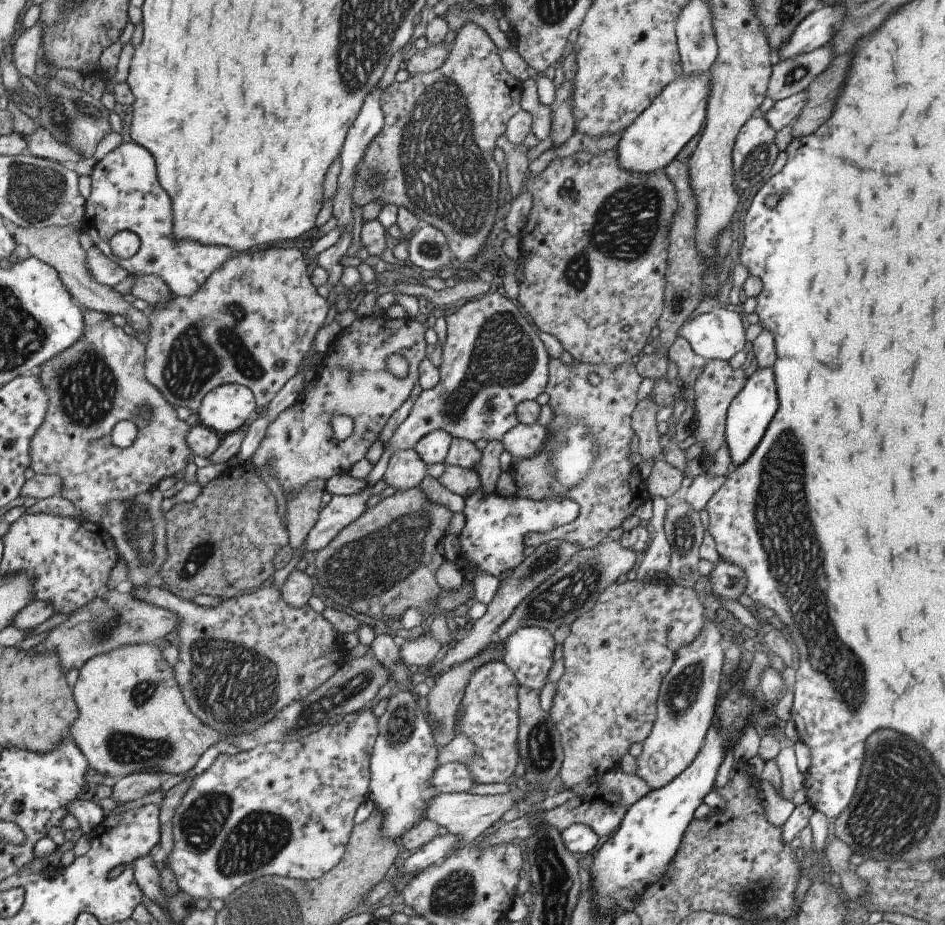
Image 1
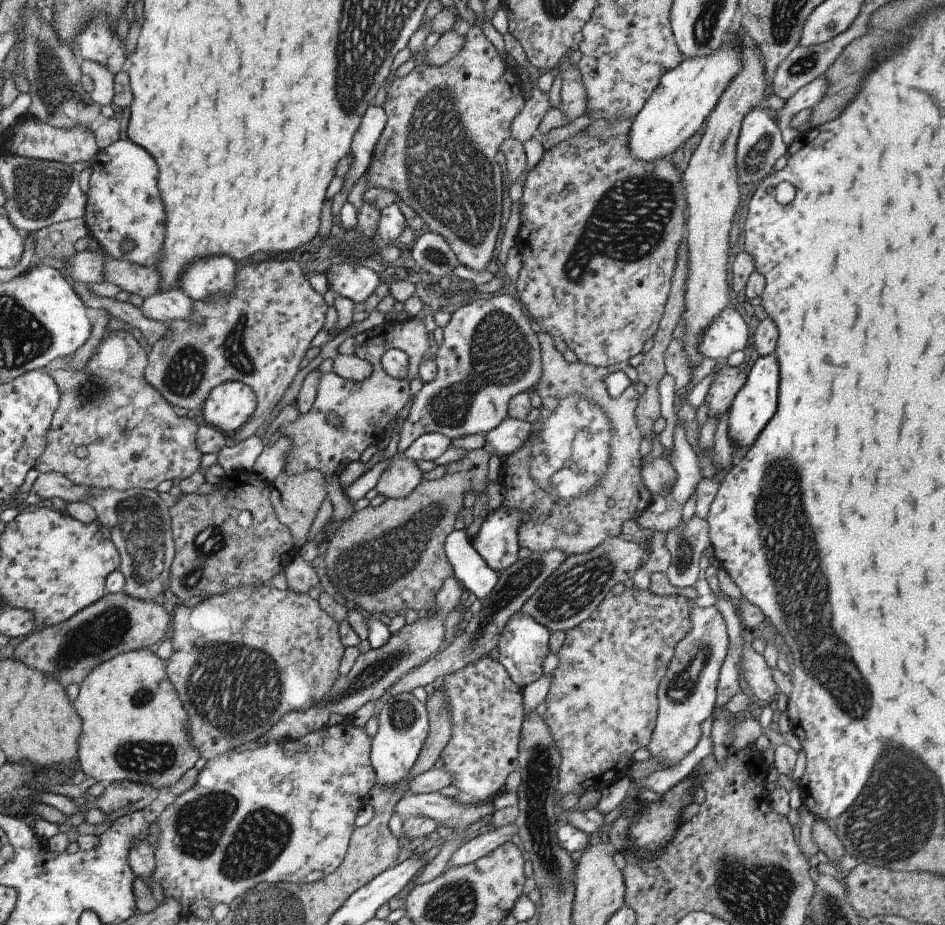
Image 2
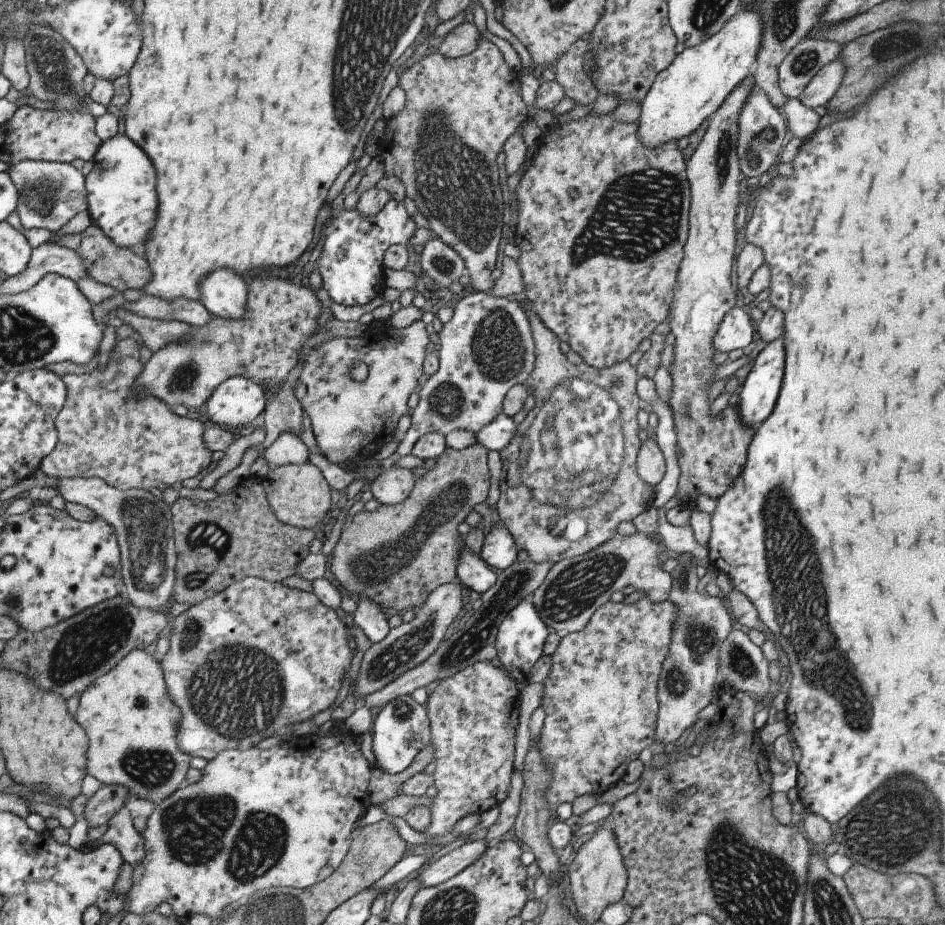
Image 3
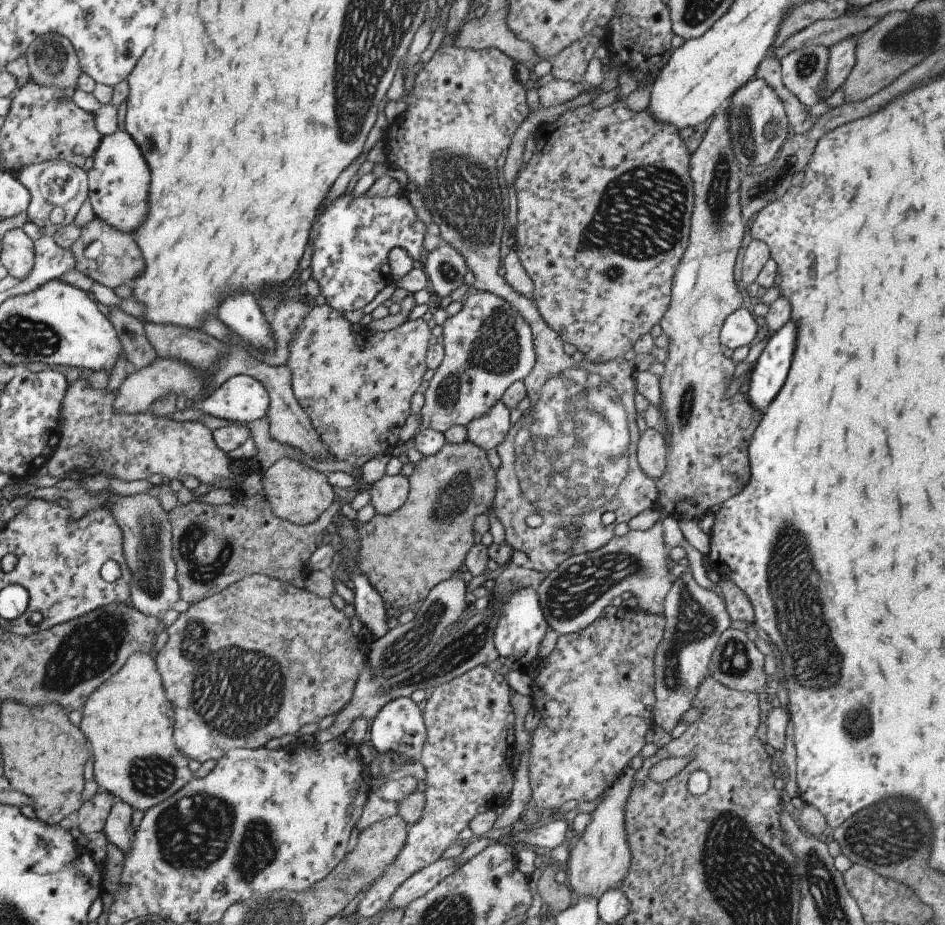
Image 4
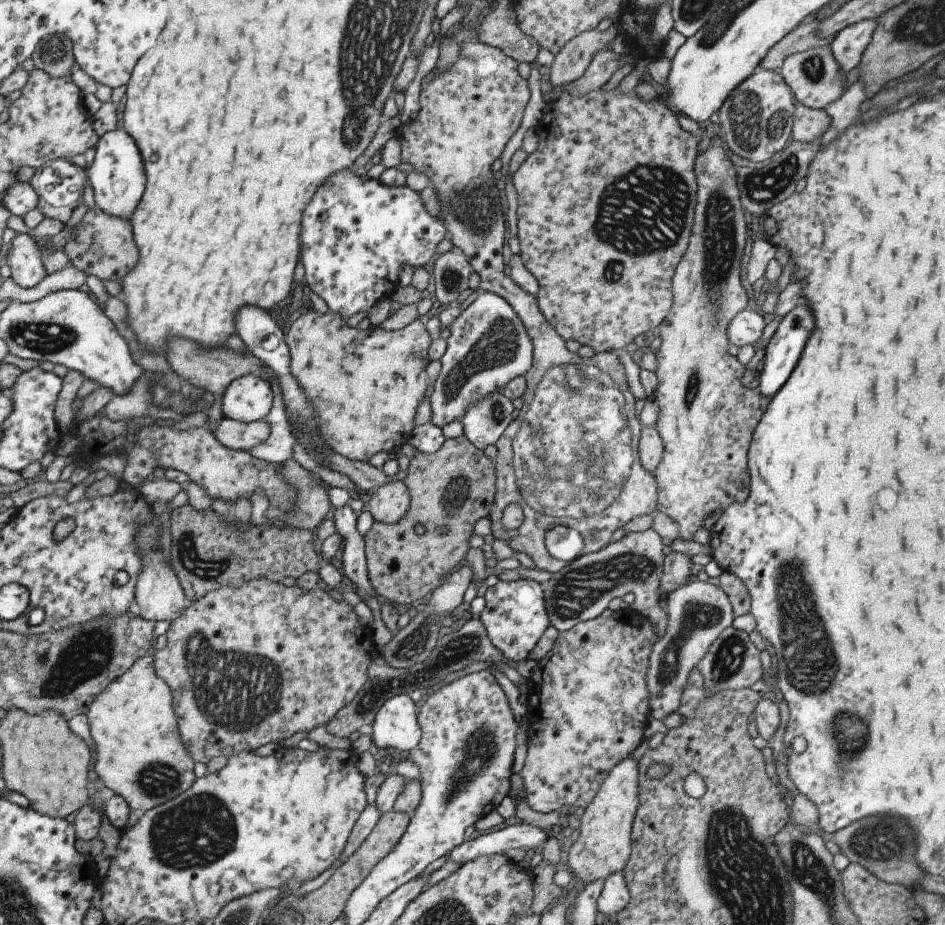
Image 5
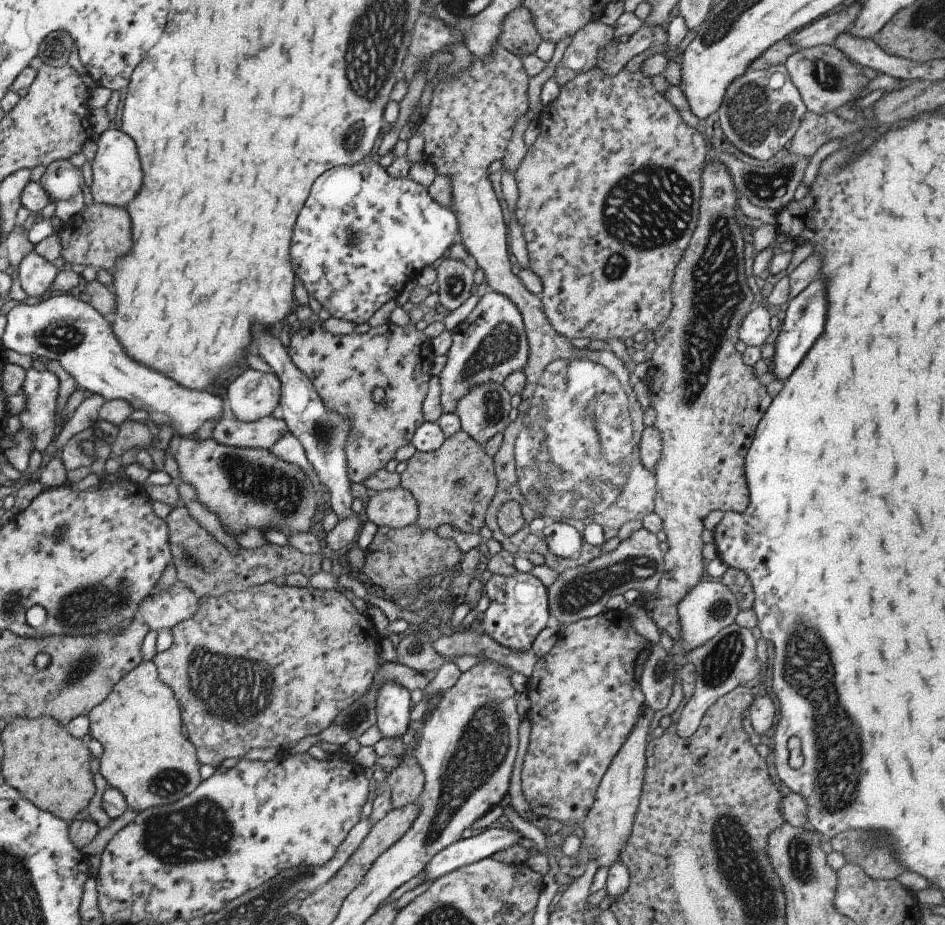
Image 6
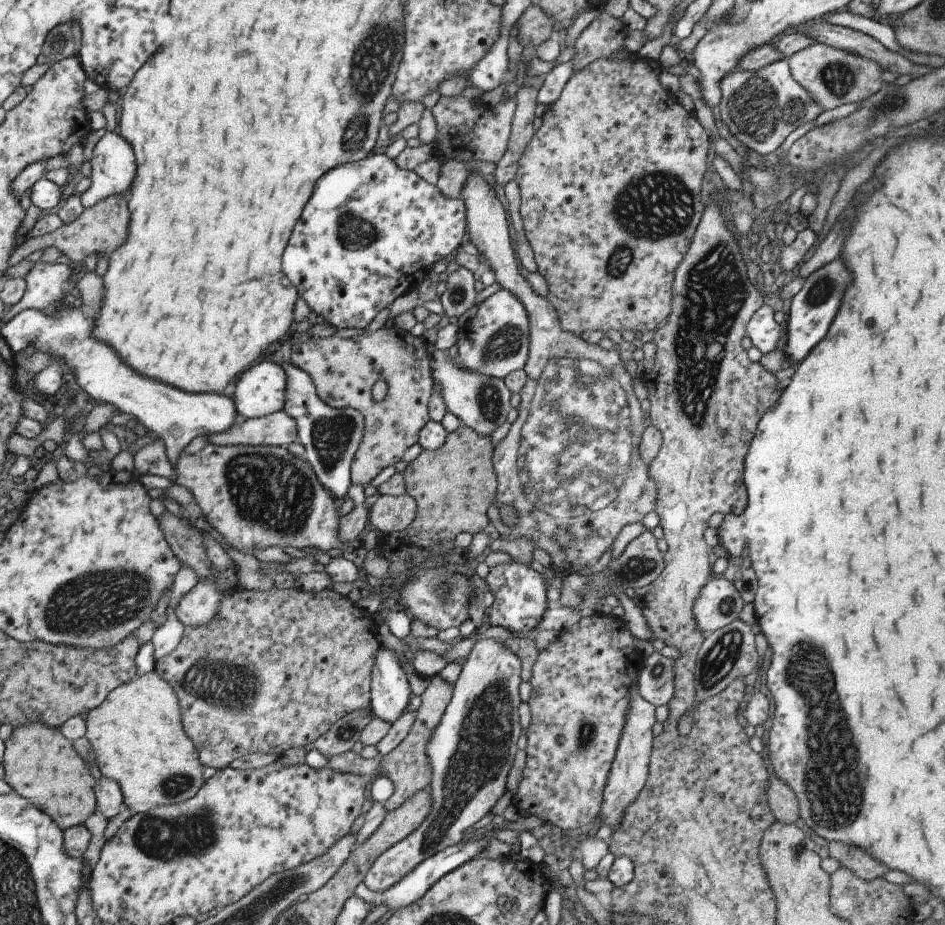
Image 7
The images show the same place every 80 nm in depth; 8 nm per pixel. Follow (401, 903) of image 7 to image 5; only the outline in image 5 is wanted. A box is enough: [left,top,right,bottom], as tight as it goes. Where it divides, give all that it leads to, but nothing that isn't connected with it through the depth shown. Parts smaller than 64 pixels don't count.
[445,822,547,864]

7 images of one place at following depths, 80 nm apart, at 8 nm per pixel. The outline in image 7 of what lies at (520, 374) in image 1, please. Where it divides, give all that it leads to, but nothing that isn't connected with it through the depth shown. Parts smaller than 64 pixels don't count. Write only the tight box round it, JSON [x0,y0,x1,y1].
[454,290,528,379]

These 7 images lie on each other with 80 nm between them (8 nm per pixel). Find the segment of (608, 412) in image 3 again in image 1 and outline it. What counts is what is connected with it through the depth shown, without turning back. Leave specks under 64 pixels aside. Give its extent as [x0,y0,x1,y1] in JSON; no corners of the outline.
[509,359,649,549]

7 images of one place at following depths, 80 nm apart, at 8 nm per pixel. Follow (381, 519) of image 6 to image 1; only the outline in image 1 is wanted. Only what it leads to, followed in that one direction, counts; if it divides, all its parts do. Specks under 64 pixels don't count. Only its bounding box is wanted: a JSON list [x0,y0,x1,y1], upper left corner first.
[382,447,426,492]

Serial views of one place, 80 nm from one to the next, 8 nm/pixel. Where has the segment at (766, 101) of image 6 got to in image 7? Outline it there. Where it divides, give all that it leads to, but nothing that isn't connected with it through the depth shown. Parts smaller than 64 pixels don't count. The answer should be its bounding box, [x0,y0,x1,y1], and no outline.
[717,60,818,155]

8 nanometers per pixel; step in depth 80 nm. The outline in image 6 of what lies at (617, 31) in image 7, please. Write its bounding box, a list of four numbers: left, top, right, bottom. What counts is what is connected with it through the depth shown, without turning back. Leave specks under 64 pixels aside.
[553,18,614,86]

